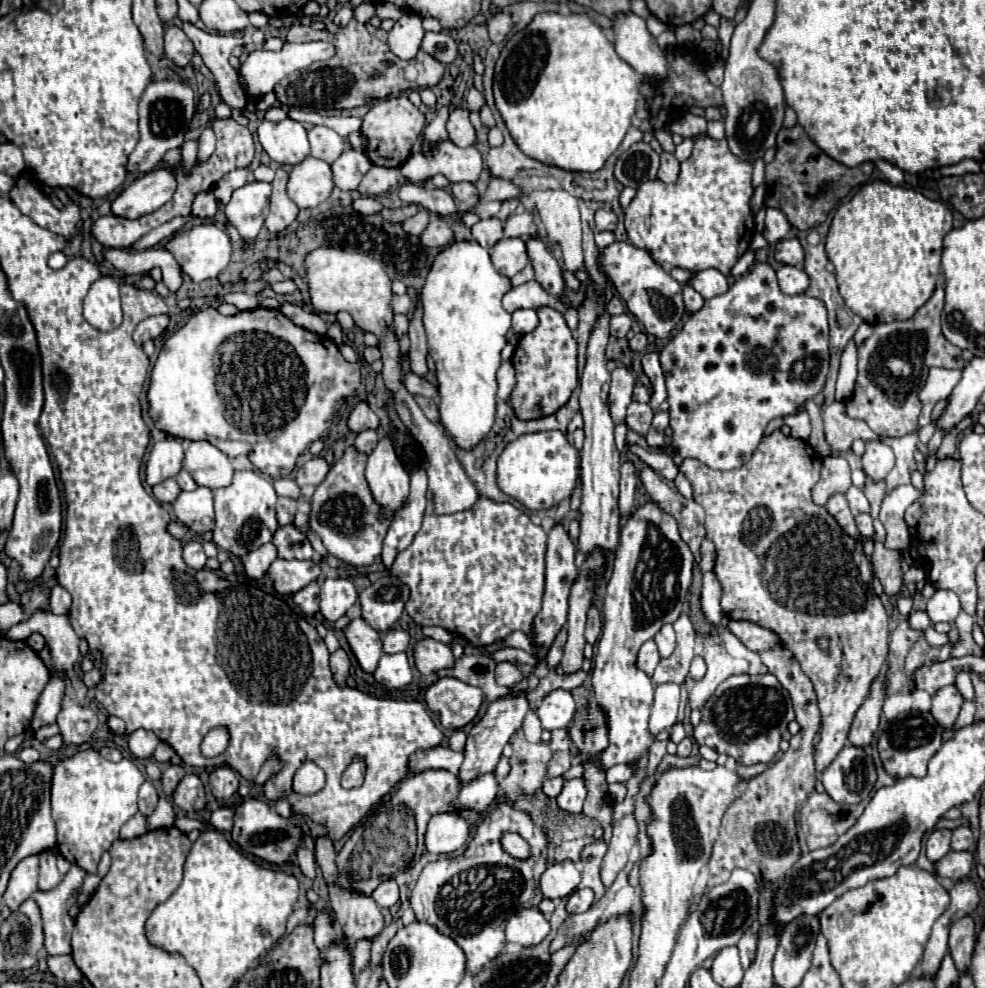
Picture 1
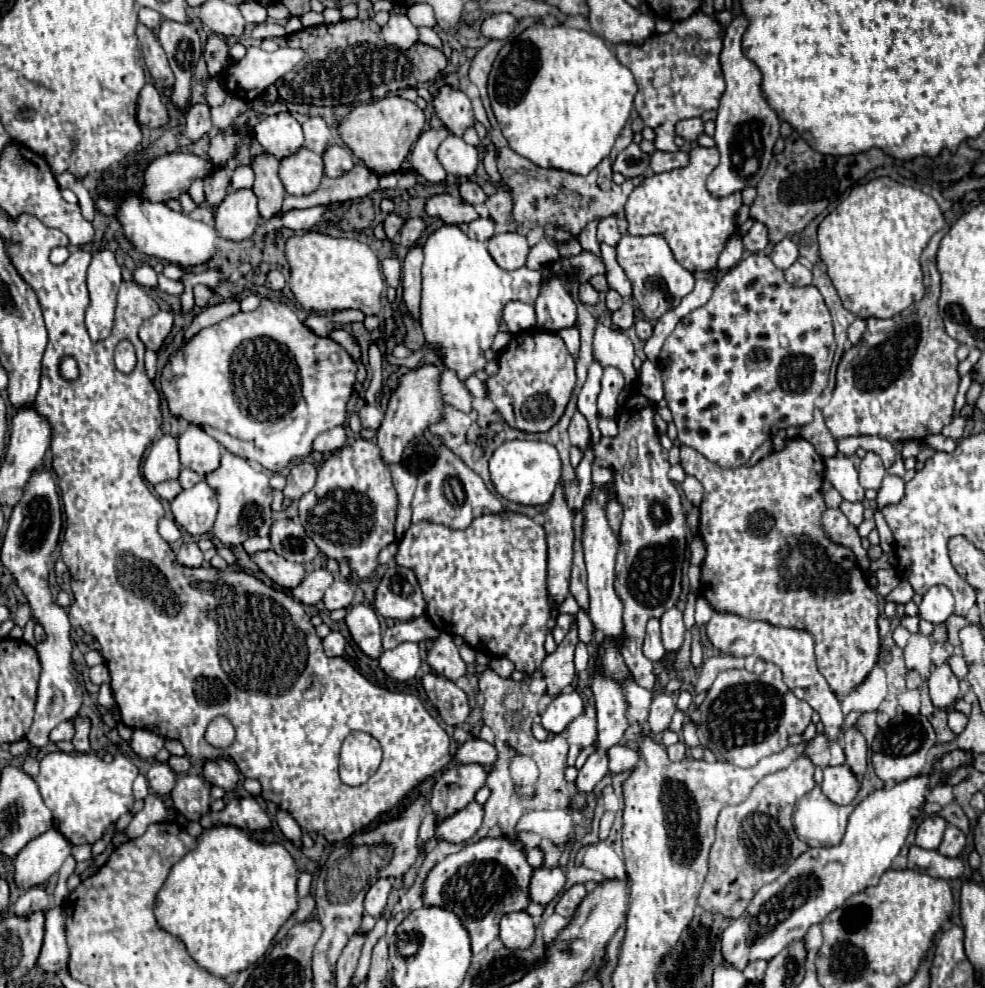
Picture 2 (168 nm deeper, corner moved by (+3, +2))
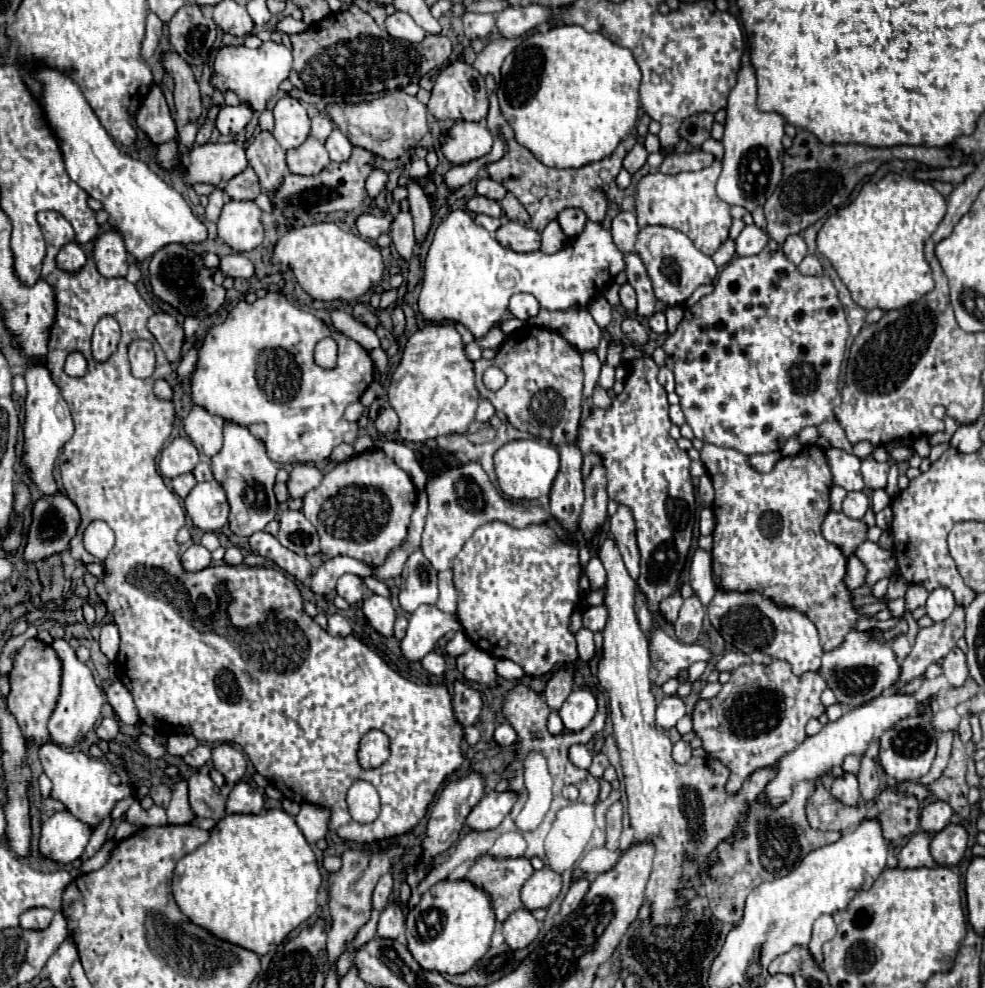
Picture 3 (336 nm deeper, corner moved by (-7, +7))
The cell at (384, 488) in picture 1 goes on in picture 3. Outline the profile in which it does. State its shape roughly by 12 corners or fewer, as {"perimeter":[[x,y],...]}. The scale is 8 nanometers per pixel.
{"perimeter":[[453,323],[409,337],[387,395],[399,435],[467,431],[479,391]]}

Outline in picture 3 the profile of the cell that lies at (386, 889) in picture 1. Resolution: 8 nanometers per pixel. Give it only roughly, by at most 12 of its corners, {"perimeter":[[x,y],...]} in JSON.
{"perimeter":[[385,873],[373,891],[373,909],[381,911],[387,905],[393,877]]}

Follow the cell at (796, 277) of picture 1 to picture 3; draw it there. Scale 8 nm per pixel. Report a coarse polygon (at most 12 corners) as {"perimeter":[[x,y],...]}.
{"perimeter":[[815,255],[797,265],[803,275],[823,275],[823,267]]}

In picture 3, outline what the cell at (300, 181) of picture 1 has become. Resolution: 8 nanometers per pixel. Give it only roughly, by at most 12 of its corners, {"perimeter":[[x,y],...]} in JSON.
{"perimeter":[[313,137],[287,151],[295,175],[317,175],[329,161]]}

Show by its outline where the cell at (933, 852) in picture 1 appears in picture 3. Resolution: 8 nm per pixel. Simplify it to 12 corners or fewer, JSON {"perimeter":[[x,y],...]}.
{"perimeter":[[945,801],[921,809],[921,827],[927,833],[941,831],[953,815]]}

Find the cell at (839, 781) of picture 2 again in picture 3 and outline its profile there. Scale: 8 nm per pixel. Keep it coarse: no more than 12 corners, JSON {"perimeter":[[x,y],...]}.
{"perimeter":[[851,773],[837,777],[831,795],[843,805],[859,801],[857,777]]}

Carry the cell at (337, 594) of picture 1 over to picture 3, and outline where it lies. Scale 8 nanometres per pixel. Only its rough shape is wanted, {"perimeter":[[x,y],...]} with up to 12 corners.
{"perimeter":[[345,573],[337,581],[337,595],[349,605],[363,599],[363,579]]}

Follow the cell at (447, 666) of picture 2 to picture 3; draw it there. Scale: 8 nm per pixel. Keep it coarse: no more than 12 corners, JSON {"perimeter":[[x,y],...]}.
{"perimeter":[[471,647],[457,657],[467,681],[497,685],[495,657]]}

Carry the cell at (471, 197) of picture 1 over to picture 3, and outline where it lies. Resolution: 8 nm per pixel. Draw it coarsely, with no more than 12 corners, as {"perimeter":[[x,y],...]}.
{"perimeter":[[481,179],[477,193],[501,201],[507,195],[501,183]]}

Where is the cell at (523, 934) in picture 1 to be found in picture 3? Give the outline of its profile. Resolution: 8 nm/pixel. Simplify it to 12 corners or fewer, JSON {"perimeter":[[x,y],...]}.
{"perimeter":[[517,909],[501,933],[511,949],[527,947],[539,933],[531,911]]}

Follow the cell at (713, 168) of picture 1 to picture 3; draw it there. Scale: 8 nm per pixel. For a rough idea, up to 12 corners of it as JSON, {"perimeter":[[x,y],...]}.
{"perimeter":[[721,161],[695,173],[649,173],[639,227],[665,225],[713,255],[731,227],[715,193]]}

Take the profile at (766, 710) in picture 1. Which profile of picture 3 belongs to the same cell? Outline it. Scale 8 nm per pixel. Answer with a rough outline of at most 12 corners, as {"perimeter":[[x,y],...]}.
{"perimeter":[[741,665],[693,707],[693,731],[731,769],[753,771],[805,739],[825,707],[819,673]]}

